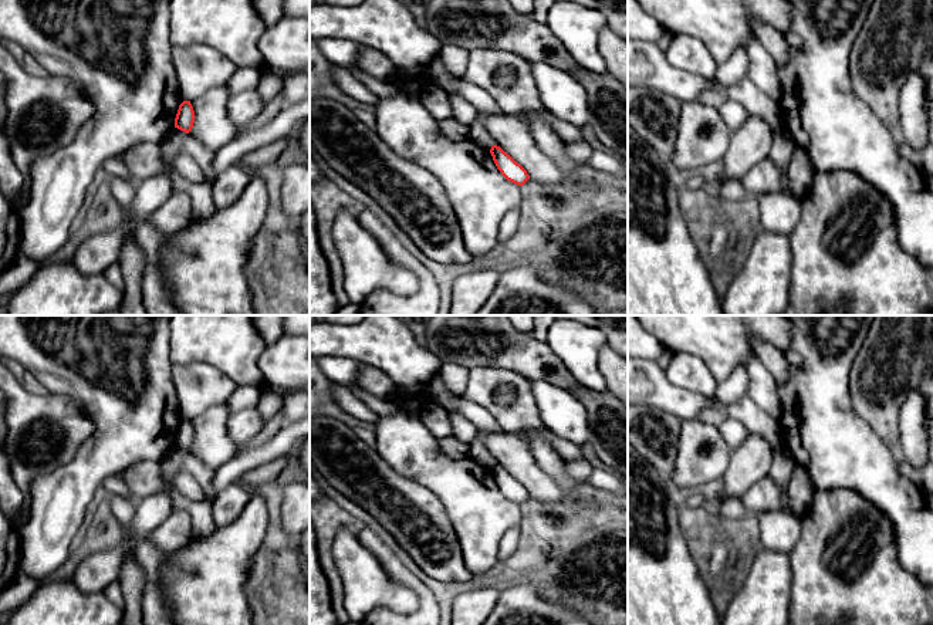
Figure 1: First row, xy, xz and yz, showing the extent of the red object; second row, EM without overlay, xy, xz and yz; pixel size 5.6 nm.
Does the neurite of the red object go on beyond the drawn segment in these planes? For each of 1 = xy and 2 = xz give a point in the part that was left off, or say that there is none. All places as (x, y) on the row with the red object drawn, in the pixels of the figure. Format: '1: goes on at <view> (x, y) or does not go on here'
1: does not go on here
2: does not go on here

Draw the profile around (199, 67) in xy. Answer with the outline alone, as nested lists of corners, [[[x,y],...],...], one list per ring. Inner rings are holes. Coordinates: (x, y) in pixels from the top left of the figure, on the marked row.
[[[204,44],[172,45],[172,62],[185,101],[193,101],[214,87],[226,85],[236,70],[226,55]]]

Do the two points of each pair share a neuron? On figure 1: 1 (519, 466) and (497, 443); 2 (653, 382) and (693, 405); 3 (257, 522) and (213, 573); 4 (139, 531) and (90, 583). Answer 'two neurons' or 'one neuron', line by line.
1: one neuron
2: one neuron
3: one neuron
4: one neuron

